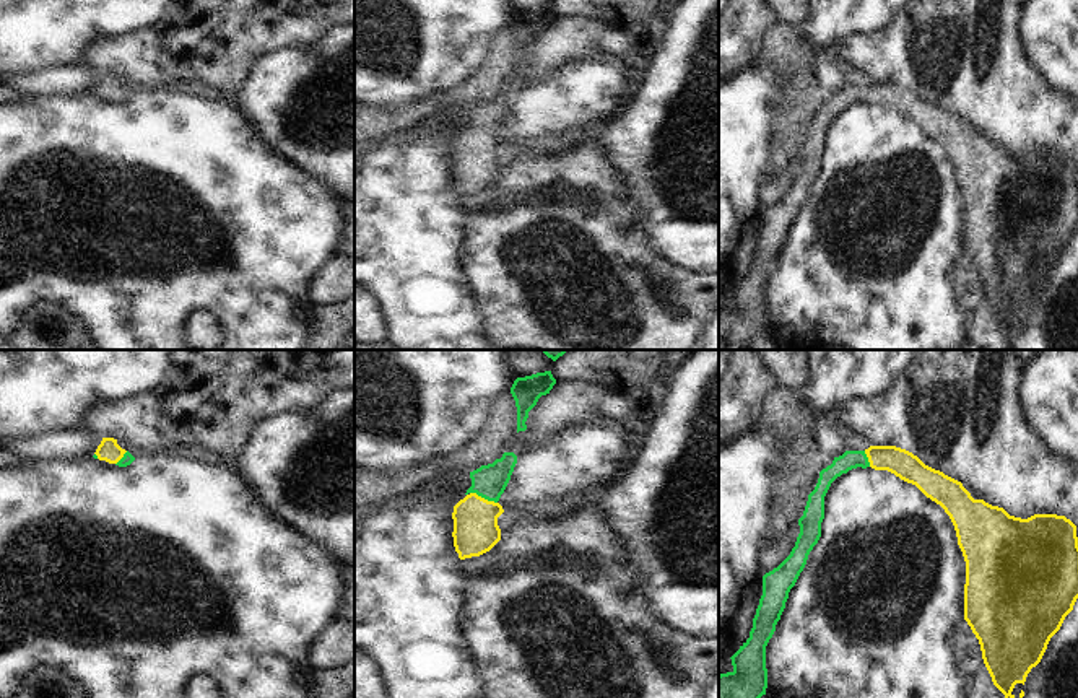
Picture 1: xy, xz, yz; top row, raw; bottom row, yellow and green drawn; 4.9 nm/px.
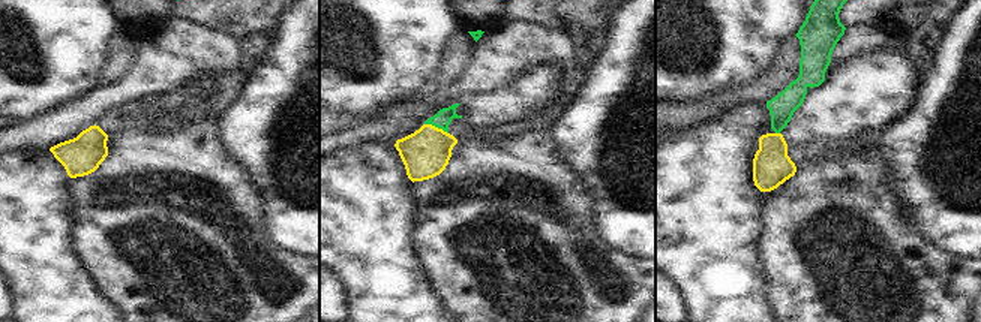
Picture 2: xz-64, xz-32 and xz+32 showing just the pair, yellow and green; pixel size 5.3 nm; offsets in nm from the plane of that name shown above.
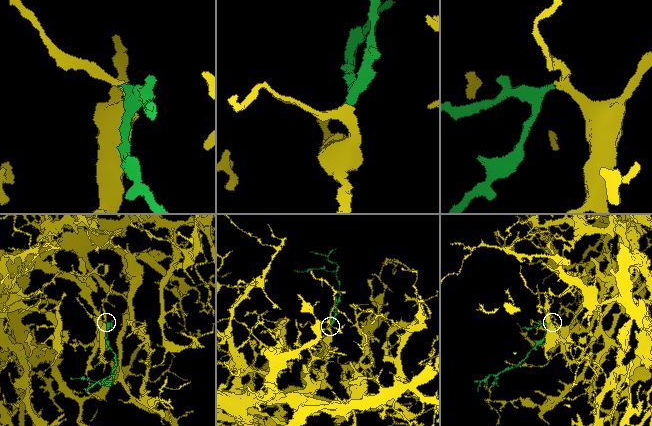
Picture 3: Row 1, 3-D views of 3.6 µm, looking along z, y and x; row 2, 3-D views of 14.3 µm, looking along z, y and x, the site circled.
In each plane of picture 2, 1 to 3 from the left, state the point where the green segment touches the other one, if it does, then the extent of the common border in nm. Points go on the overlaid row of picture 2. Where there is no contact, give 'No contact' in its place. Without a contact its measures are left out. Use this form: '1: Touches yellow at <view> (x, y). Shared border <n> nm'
1: No contact
2: Touches yellow at xz-32 (437, 128). Shared border 140 nm
3: Touches yellow at xz+32 (777, 134). Shared border 30 nm

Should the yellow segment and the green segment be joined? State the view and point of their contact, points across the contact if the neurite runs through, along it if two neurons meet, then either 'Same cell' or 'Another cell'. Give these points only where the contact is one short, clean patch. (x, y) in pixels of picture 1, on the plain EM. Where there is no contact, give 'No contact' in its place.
Touches yellow at xz (483, 134). Path across: xz (475, 155), (483, 134), (488, 117). Same cell

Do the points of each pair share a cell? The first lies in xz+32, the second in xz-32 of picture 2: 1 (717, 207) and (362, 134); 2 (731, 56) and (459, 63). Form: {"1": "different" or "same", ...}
{"1": "different", "2": "different"}

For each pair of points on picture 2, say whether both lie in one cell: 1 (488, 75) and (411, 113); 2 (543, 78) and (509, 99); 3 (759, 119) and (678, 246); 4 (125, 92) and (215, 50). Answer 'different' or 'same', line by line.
1: same
2: same
3: same
4: same

